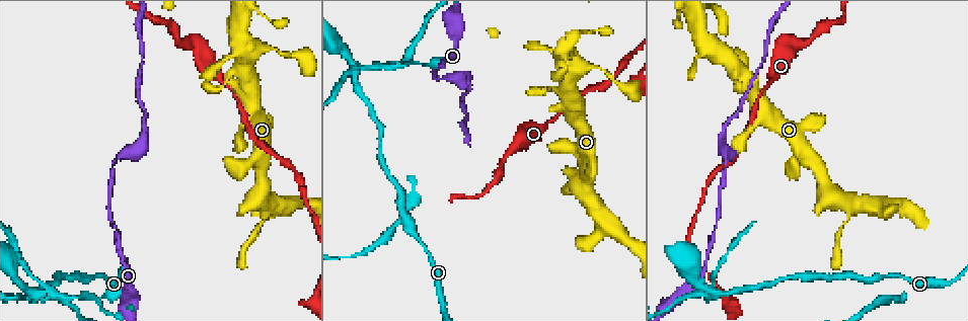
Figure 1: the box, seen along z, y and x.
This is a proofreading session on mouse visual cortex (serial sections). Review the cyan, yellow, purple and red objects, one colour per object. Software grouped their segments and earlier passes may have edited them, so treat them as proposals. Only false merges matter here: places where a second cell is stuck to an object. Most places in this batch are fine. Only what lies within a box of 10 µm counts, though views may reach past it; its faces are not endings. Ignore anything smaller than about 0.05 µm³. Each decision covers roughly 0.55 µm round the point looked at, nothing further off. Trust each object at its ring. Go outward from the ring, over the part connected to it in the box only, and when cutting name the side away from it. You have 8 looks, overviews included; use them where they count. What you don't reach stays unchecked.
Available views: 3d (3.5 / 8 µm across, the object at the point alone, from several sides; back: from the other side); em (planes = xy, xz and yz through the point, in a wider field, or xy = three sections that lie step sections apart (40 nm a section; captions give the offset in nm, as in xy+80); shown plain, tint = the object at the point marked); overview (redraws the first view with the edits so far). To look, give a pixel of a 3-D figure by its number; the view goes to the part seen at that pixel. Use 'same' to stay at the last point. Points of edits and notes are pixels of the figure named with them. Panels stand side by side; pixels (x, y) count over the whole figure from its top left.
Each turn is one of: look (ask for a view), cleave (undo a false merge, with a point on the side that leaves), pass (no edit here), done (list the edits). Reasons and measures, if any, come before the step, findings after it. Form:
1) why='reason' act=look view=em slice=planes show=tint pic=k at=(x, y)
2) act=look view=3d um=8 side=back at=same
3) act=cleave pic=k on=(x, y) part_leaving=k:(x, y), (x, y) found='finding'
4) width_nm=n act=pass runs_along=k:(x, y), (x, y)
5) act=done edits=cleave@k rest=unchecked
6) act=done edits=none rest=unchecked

act=look view=3d um=3.5 pic=1 at=(510, 154)

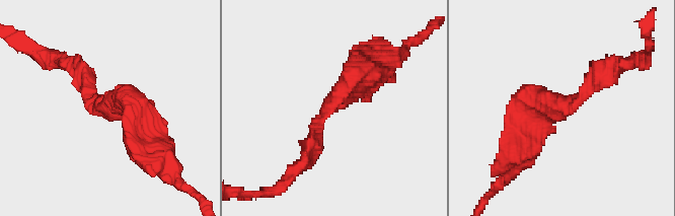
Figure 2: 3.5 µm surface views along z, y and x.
act=look view=em slice=planes show=tint pic=2 at=(332, 104)

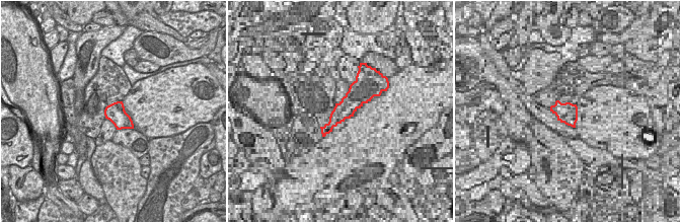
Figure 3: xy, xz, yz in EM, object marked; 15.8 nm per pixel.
act=look view=em slice=xy step=1 show=tint at=same

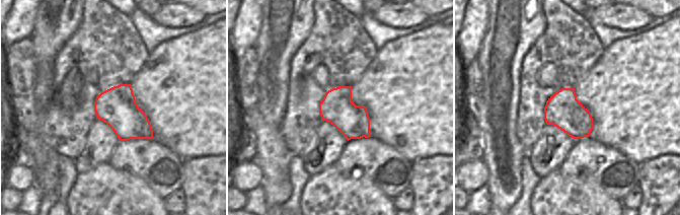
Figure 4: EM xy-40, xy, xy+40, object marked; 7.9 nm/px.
width_nm=260 act=pass runs_along=2:(371, 72), (323, 111), (308, 149) found='one cell here'

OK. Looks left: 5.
why='thick turns thin' act=look view=3d um=3.5 side=back pic=1 at=(226, 58)

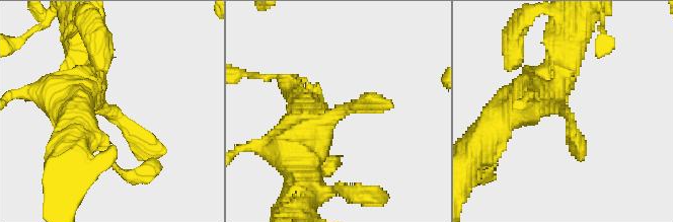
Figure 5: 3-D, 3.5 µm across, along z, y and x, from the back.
act=look view=em slice=xy step=2 show=plain pic=5 at=(337, 112)

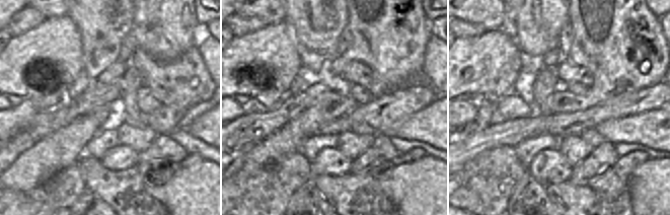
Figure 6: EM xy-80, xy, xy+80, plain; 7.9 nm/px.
act=look view=em slice=xy step=2 show=tint at=same

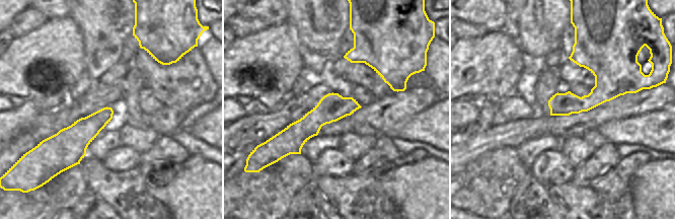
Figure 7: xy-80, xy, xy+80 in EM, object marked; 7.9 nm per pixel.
act=pass runs_along=7:(356, 105), (332, 106), (279, 140) found='all the same cell'

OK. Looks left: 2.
why='sharp bend' act=look view=3d um=3.5 pic=1 at=(715, 292)

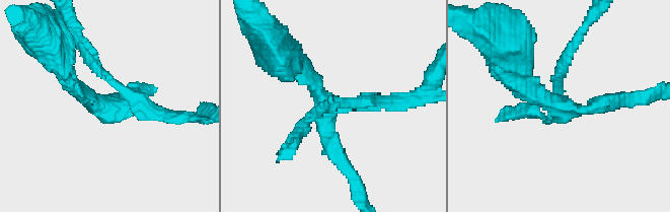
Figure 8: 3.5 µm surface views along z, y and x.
arms=4 arm_widths_nm=150,200,200,250 why='shape alone is not enough' act=look view=em slice=xy step=1 show=tint pic=8 at=(104, 107)

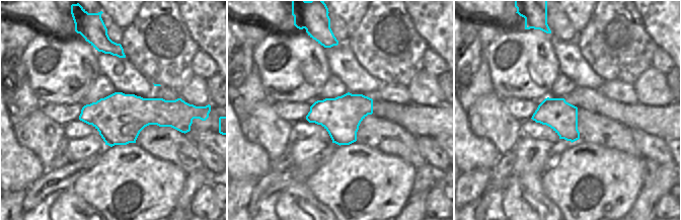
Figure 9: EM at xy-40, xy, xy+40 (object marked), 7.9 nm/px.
width_nm=320 act=cleave pic=8 on=(509, 114) found='two cells meet here'

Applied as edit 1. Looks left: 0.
act=done edits=cleave@8 rest=unchecked

